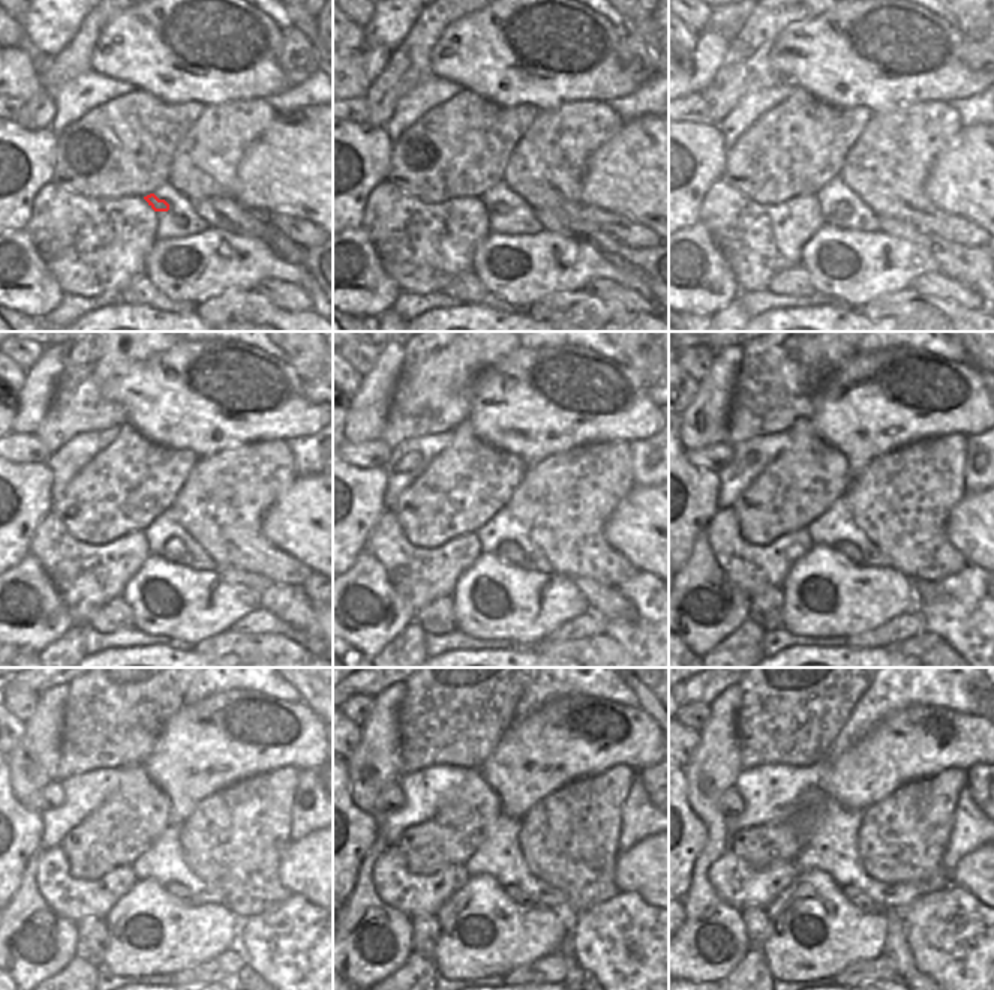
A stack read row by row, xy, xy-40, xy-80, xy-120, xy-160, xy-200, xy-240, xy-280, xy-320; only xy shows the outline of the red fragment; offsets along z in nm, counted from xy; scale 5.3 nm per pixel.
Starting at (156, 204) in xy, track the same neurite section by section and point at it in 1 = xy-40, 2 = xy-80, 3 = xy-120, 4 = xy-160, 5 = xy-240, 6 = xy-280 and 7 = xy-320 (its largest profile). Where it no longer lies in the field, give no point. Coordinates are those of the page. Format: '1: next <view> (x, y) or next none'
1: next xy-40 (501, 209)
2: next xy-80 (841, 210)
3: next xy-120 (173, 548)
4: next xy-160 (511, 552)
5: next xy-240 (182, 894)
6: next xy-280 (523, 900)
7: next xy-320 (856, 897)

